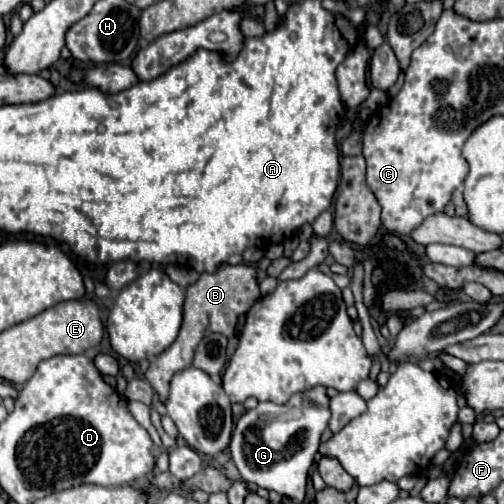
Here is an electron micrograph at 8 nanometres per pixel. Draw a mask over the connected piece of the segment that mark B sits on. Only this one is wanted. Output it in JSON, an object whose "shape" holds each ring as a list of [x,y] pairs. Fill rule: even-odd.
{"shape":[[[221,263],[215,273],[203,273],[197,279],[197,283],[187,287],[185,305],[183,305],[183,325],[181,325],[179,337],[167,351],[163,351],[163,355],[157,357],[157,361],[151,363],[151,367],[145,373],[145,379],[161,395],[161,401],[167,399],[171,377],[177,371],[183,371],[191,365],[193,351],[195,351],[199,339],[203,339],[203,335],[209,335],[215,331],[223,333],[225,337],[231,337],[235,331],[235,325],[237,325],[237,317],[241,313],[247,313],[249,307],[259,297],[261,297],[261,293],[259,293],[259,283],[257,283],[257,271],[255,271],[255,267],[245,265],[245,263],[239,263],[239,265]]]}

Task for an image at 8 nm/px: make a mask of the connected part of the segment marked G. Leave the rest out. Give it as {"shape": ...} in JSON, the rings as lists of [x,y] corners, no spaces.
{"shape":[[[323,385],[295,393],[285,405],[259,403],[255,409],[245,411],[237,419],[229,443],[231,459],[247,483],[289,495],[301,503],[305,497],[309,469],[321,435],[329,425],[329,417],[329,395]]]}

